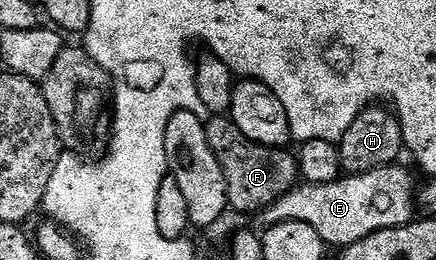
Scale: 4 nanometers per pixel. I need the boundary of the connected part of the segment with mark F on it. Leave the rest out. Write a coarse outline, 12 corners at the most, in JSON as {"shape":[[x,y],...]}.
{"shape":[[206,120],[227,202],[262,213],[300,182],[290,150]]}

